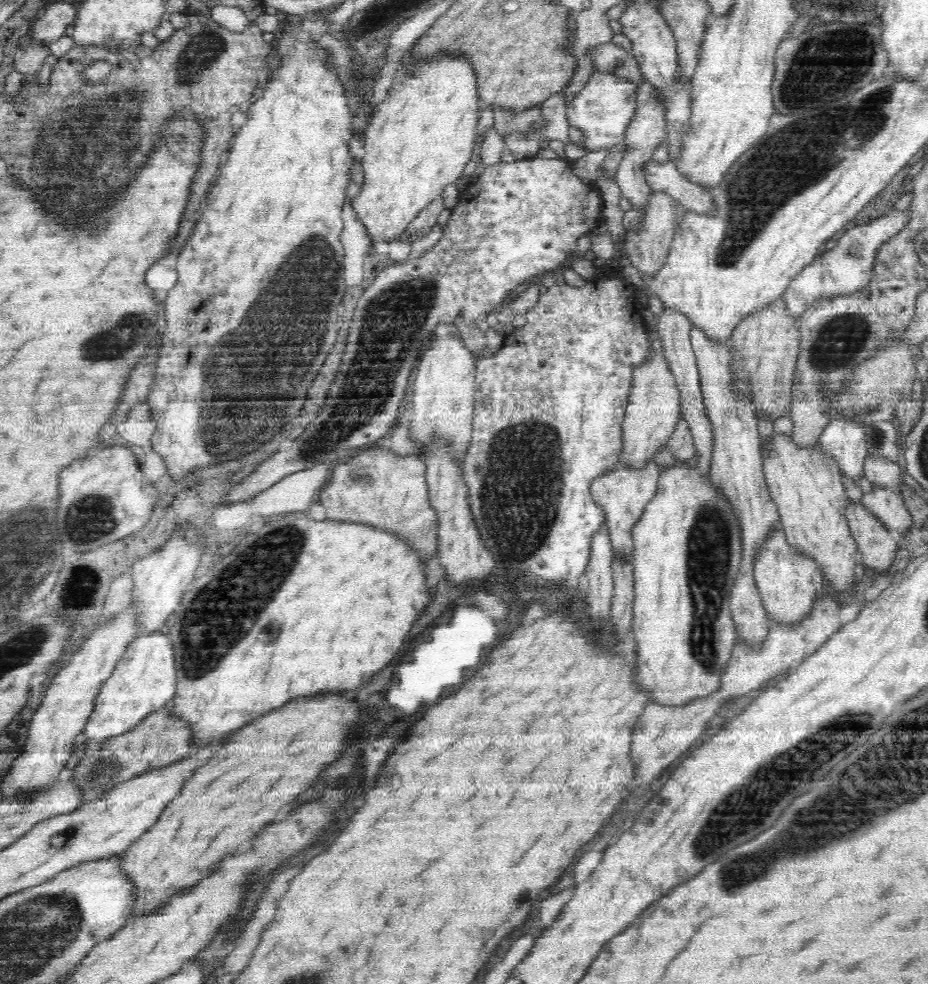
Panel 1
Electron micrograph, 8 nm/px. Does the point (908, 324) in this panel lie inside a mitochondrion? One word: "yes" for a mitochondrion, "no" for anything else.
no

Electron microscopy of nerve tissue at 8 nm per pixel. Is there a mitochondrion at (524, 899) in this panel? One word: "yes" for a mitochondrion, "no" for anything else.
no

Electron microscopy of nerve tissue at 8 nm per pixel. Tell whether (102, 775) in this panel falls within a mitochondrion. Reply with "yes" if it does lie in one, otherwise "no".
yes

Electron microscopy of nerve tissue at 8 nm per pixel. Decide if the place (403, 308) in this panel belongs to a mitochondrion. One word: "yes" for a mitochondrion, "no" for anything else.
yes

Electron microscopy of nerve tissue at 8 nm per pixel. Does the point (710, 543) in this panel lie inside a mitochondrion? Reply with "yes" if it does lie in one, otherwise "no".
yes

